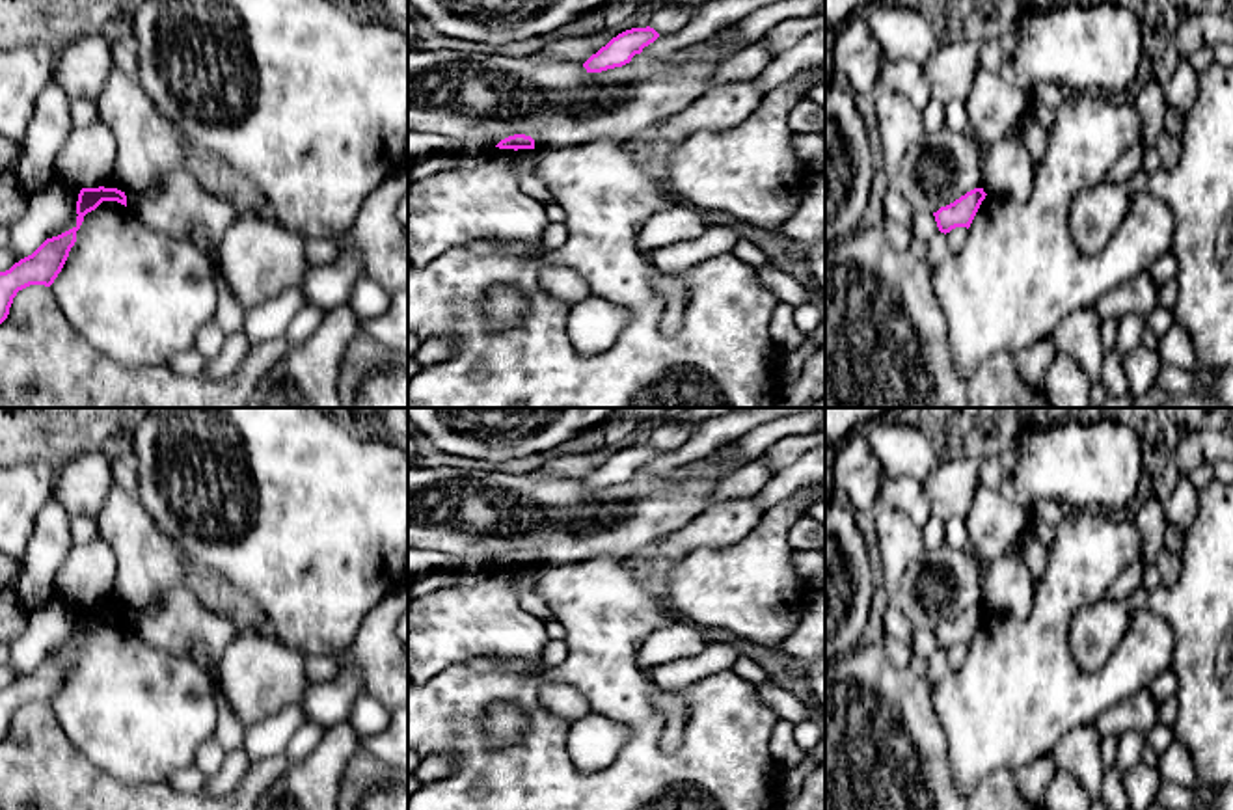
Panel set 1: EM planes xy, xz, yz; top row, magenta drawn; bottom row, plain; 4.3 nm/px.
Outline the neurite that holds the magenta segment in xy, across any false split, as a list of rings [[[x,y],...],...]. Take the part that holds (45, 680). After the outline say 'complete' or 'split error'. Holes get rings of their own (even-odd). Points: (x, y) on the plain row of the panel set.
[[[82,605],[76,618],[76,642],[58,654],[47,655],[32,672],[0,689],[0,741],[7,736],[19,708],[30,702],[50,704],[54,700],[76,659],[76,648],[84,633],[102,618],[117,618],[127,624],[127,613],[117,605]]] | complete

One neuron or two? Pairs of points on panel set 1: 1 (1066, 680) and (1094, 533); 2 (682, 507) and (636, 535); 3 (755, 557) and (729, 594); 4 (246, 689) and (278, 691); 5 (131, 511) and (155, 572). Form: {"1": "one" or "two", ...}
{"1": "one", "2": "one", "3": "one", "4": "one", "5": "one"}

